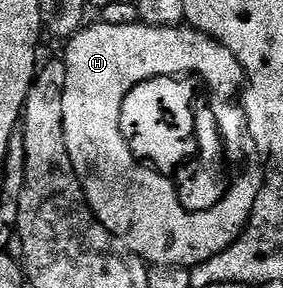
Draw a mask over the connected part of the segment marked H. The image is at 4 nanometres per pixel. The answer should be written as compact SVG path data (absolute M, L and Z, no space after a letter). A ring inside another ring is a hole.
M96 21L95 24L90 27L90 25L84 26L82 29L75 32L70 39L66 40L65 47L67 47L67 56L65 56L65 62L67 68L65 69L65 85L63 86L63 96L61 97L61 117L63 118L63 132L65 133L65 149L69 155L69 161L73 167L73 173L79 179L79 187L83 191L83 197L87 200L87 206L90 207L91 212L95 215L101 225L105 225L105 229L114 235L124 247L129 248L129 250L134 253L134 255L139 256L144 263L150 265L156 263L157 265L181 265L182 267L190 267L192 269L198 268L205 261L209 261L214 257L214 255L220 255L222 251L230 247L236 239L239 238L239 230L246 227L248 219L251 217L251 210L255 204L255 198L259 195L259 187L254 182L257 175L250 173L253 163L252 149L254 148L254 142L250 136L249 121L247 120L247 115L243 111L243 105L240 99L241 86L239 87L239 82L242 84L244 82L245 76L243 73L243 66L237 61L237 57L233 57L233 53L229 49L225 49L219 44L216 39L211 39L207 35L202 35L200 31L196 31L194 27L190 25L180 25L177 27L150 27L147 23L133 23L129 25L109 25L102 21ZM198 73L199 75L204 75L211 82L211 92L215 94L215 111L217 112L216 117L216 129L220 133L220 137L223 138L223 148L225 152L225 159L230 166L237 168L239 171L239 180L235 182L235 187L231 190L231 195L227 195L227 203L215 203L209 199L201 197L201 199L194 200L193 207L196 211L215 211L213 215L213 223L215 227L215 233L203 233L203 231L187 231L183 229L183 225L189 225L187 223L177 223L175 219L187 219L185 215L177 215L181 211L169 211L173 209L175 203L184 203L188 200L188 195L190 194L189 187L186 184L188 176L192 174L192 166L189 165L186 169L137 169L137 161L139 161L140 153L135 151L135 147L132 146L131 139L127 138L127 133L123 129L123 114L124 108L127 106L127 100L131 98L131 95L137 91L138 86L146 86L148 84L155 84L157 87L160 84L170 84L171 86L176 86L183 93L187 93L192 89L192 75Z

